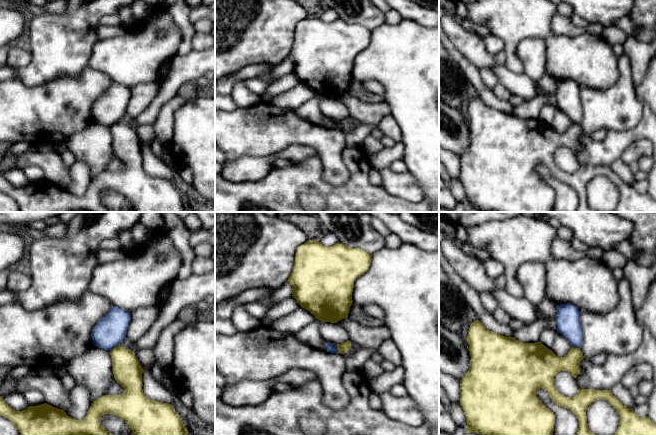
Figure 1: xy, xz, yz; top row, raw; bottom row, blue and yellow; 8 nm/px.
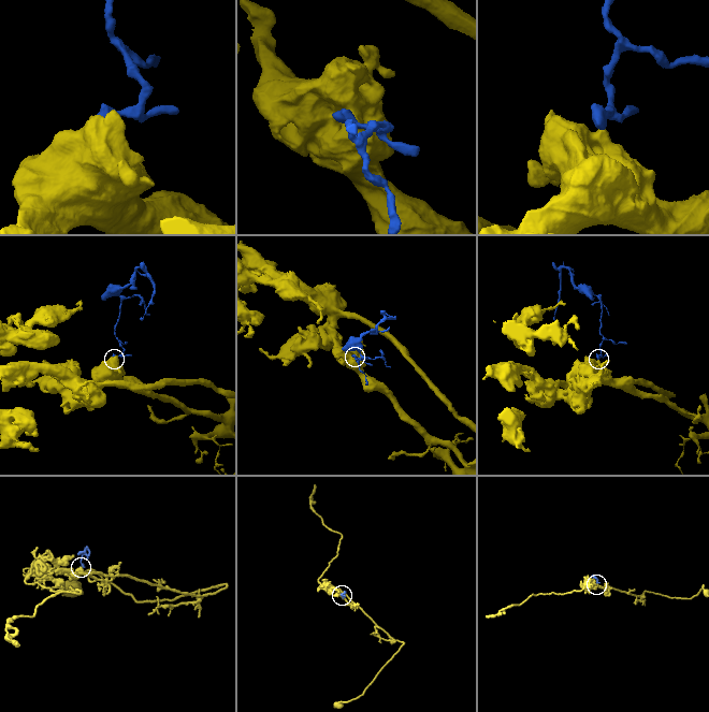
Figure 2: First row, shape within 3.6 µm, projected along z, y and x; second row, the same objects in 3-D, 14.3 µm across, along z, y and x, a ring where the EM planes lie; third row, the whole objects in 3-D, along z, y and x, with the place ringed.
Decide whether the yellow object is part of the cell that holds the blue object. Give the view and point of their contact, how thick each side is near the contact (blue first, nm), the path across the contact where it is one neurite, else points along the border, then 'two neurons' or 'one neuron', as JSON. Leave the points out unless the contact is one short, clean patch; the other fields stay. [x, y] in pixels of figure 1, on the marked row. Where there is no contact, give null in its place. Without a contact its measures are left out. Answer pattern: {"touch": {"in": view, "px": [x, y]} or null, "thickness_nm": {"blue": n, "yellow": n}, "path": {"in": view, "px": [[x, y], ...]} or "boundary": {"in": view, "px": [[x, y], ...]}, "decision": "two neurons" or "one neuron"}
{"touch": {"in": "xy", "px": [114, 347]}, "thickness_nm": {"blue": 240, "yellow": 240}, "boundary": {"in": "xy", "px": [[119, 344], [110, 351]]}, "decision": "two neurons"}

